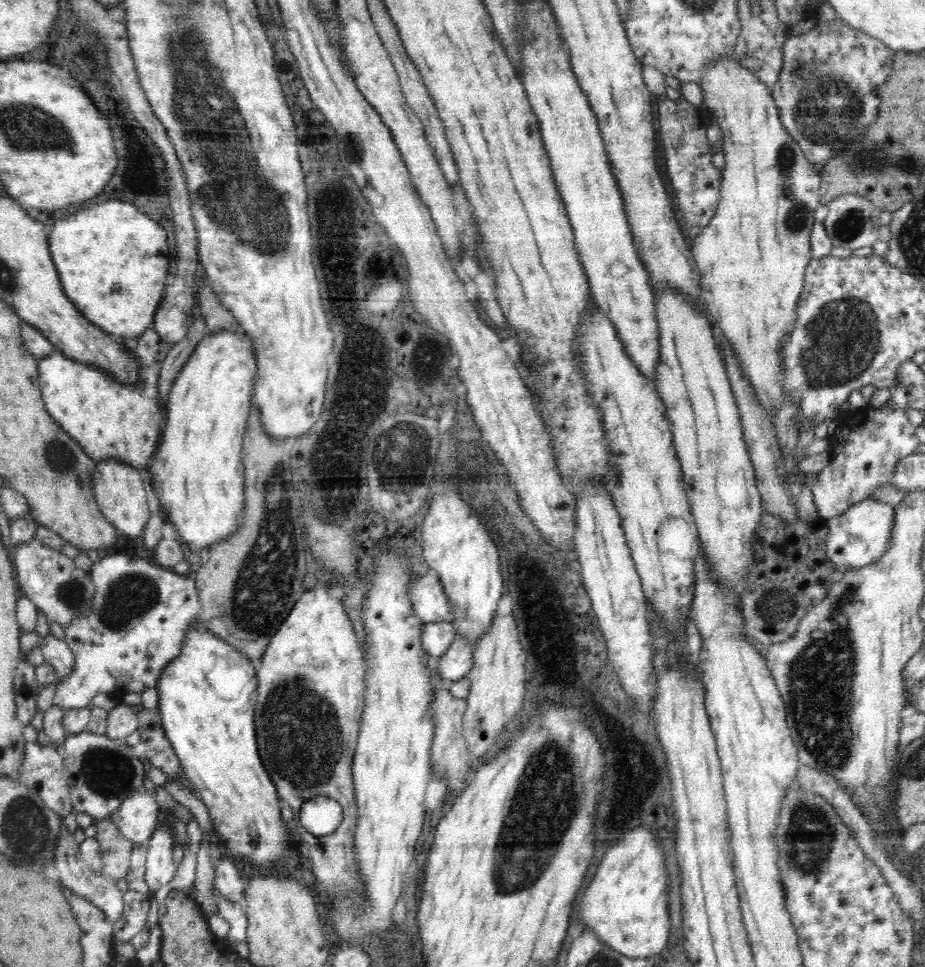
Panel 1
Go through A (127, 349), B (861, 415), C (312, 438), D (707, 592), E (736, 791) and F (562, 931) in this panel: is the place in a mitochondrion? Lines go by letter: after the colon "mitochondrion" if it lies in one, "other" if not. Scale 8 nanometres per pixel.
A: other
B: other
C: other
D: other
E: other
F: other

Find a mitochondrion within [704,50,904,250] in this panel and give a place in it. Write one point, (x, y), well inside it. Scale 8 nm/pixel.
(795, 219)

